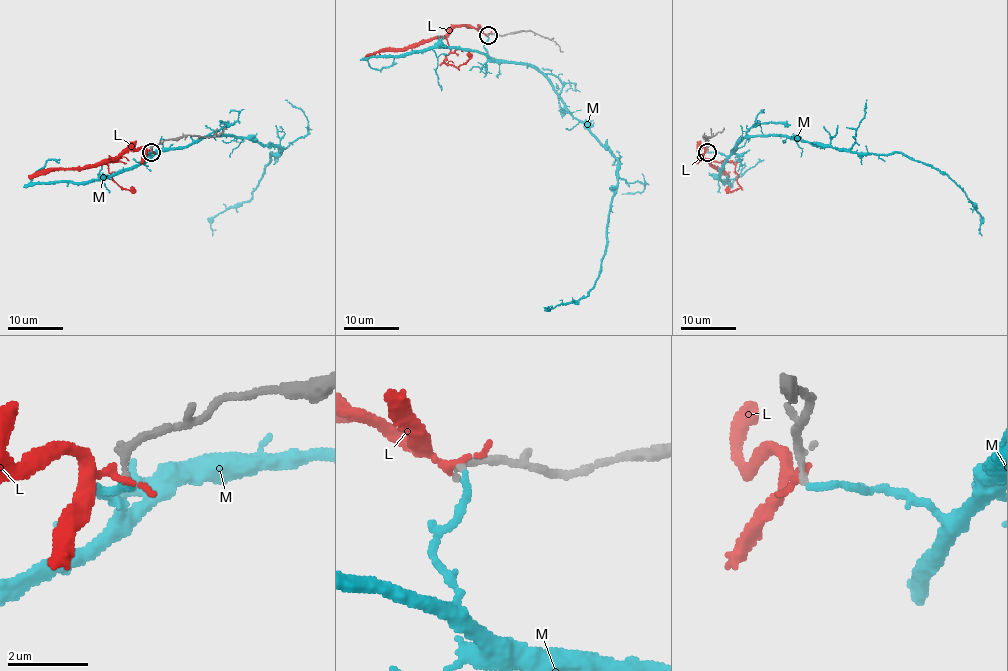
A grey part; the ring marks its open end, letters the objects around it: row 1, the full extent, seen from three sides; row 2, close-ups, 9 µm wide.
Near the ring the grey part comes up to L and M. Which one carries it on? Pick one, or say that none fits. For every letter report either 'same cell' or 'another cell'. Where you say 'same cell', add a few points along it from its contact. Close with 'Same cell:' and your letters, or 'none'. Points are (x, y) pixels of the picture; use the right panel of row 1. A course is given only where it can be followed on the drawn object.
L: another cell
M: same cell; it runs (708, 152), (728, 155), (756, 135), (902, 152), (957, 185), (980, 215), (982, 236)
Same cell: M

